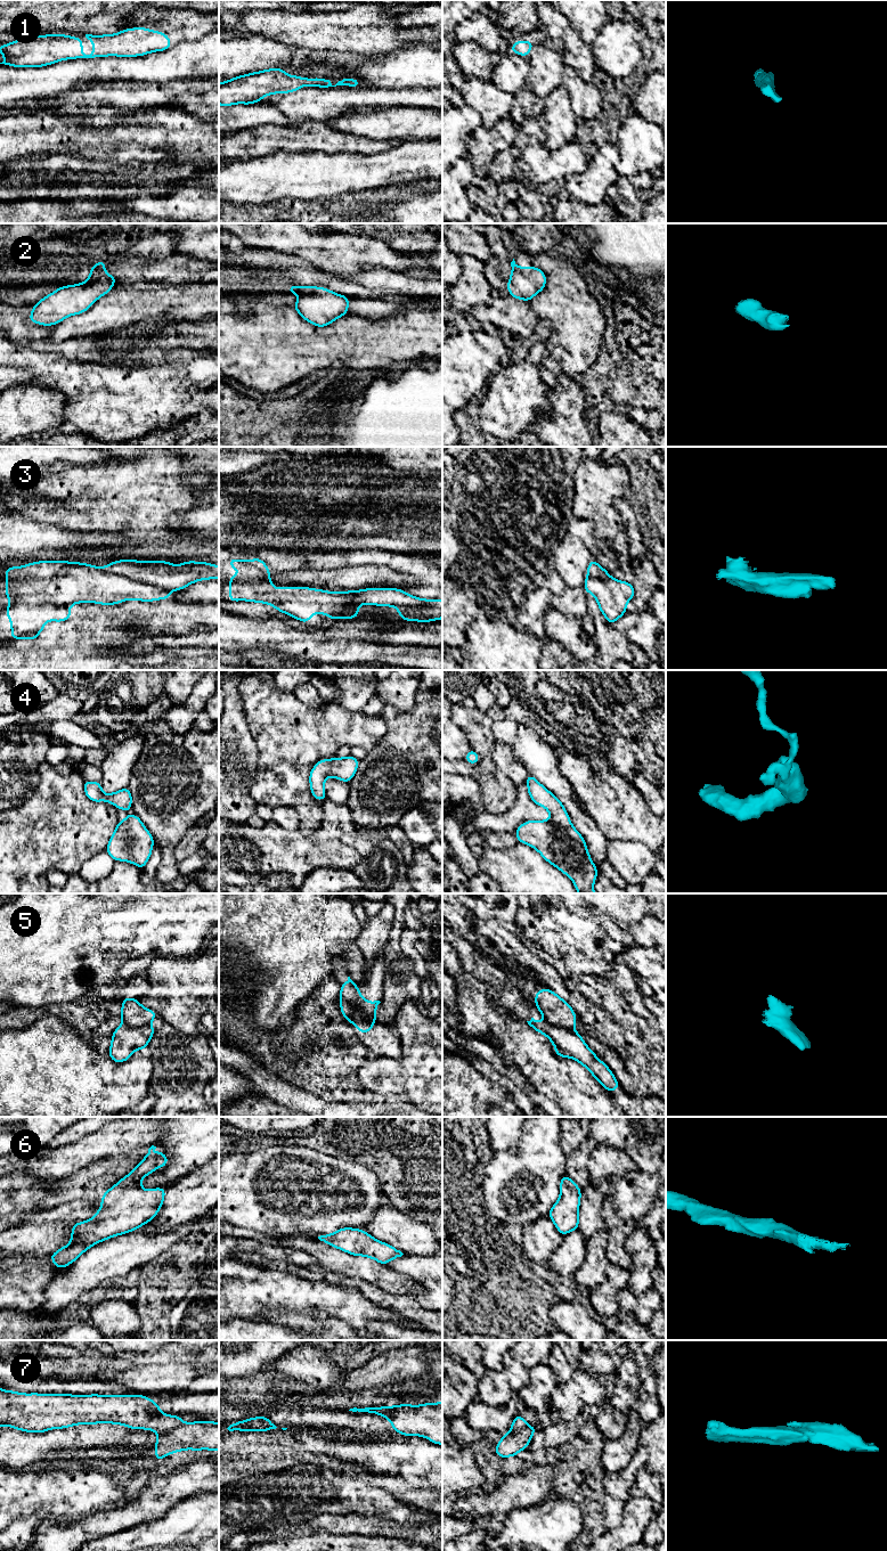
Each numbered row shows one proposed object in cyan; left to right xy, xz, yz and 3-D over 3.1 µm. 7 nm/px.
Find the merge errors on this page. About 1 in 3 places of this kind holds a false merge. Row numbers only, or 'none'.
3, 5, 7

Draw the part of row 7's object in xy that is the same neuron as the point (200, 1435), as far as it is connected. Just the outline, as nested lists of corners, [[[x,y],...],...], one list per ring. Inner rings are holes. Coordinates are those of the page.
[[[195,1421],[182,1423],[166,1434],[161,1434],[155,1442],[155,1462],[170,1453],[185,1450],[219,1451],[219,1423]]]

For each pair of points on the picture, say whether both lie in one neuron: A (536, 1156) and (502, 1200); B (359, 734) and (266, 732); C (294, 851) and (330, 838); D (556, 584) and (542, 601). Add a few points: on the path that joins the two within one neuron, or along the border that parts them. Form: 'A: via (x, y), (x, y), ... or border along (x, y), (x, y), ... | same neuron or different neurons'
A: via (531, 1167), (513, 1189) | same neuron
B: via (336, 732), (289, 732) | same neuron
C: via (303, 851), (311, 851), (320, 847) | same neuron
D: border along (548, 588), (552, 595), (551, 605) | different neurons

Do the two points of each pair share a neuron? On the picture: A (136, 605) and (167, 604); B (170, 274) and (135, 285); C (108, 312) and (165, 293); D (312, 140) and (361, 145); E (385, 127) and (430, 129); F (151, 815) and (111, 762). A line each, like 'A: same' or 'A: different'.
A: same
B: same
C: same
D: same
E: same
F: different

